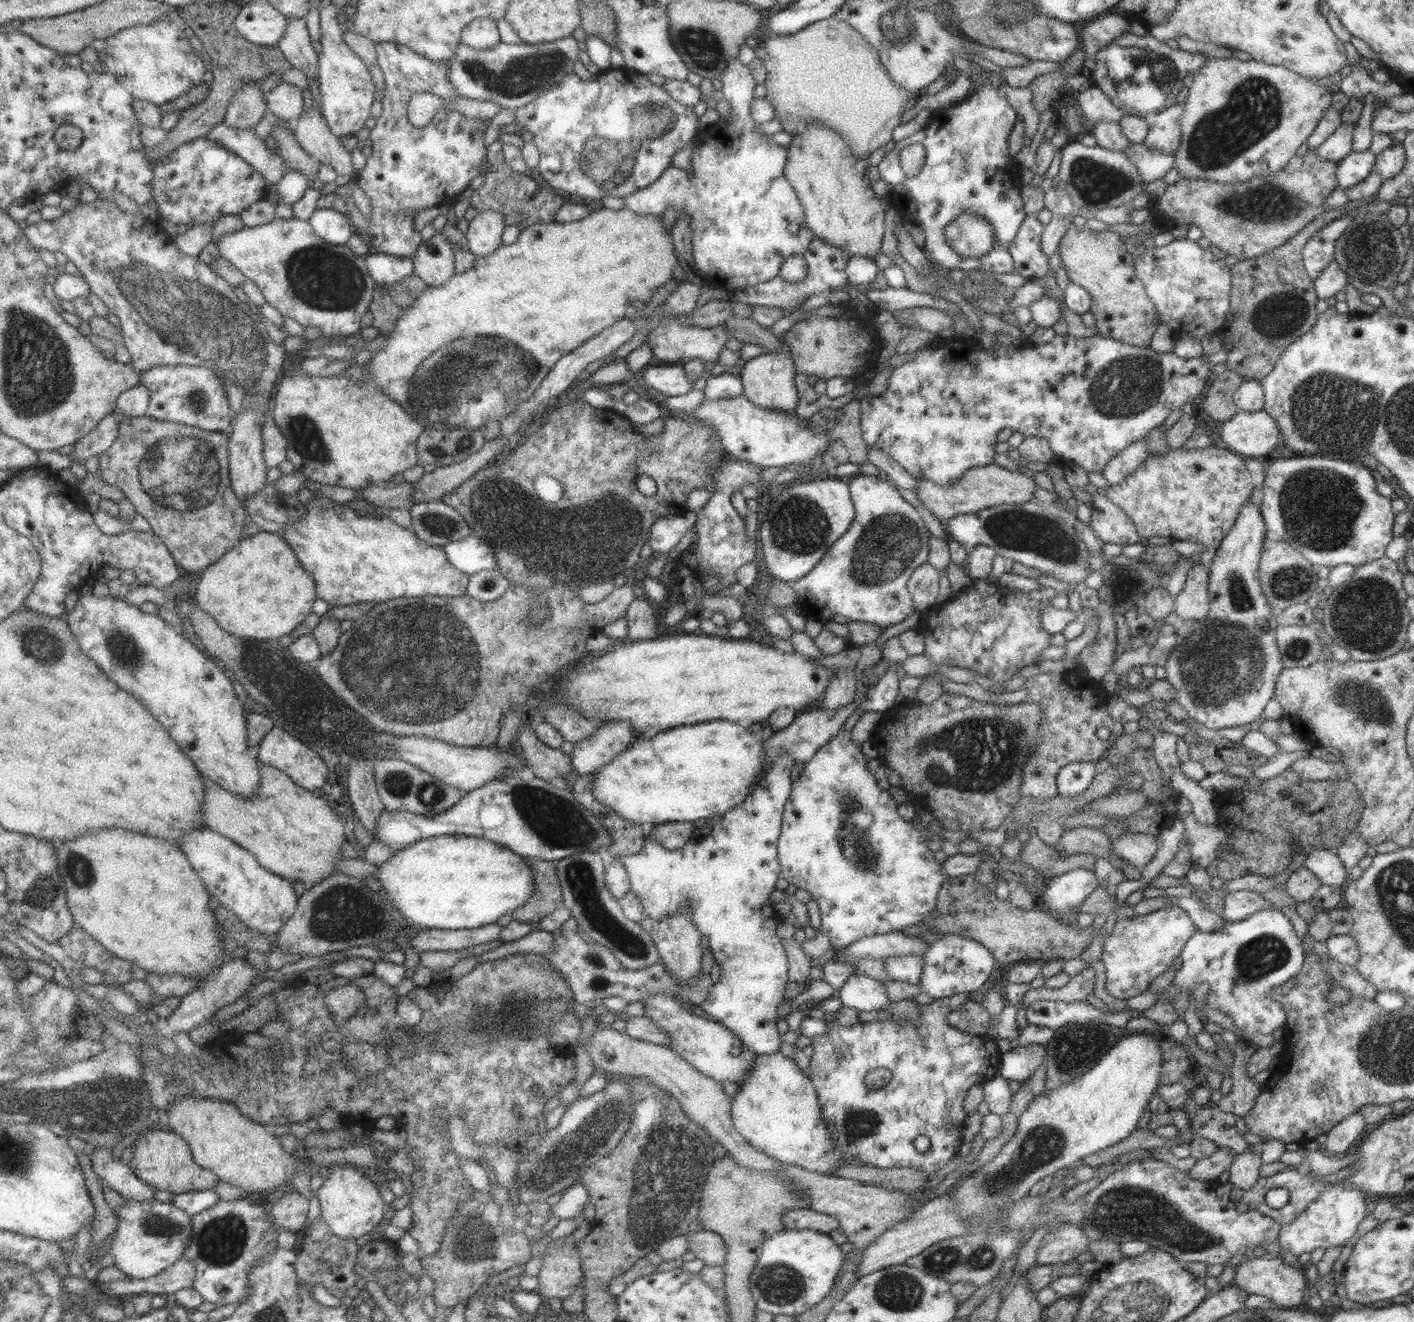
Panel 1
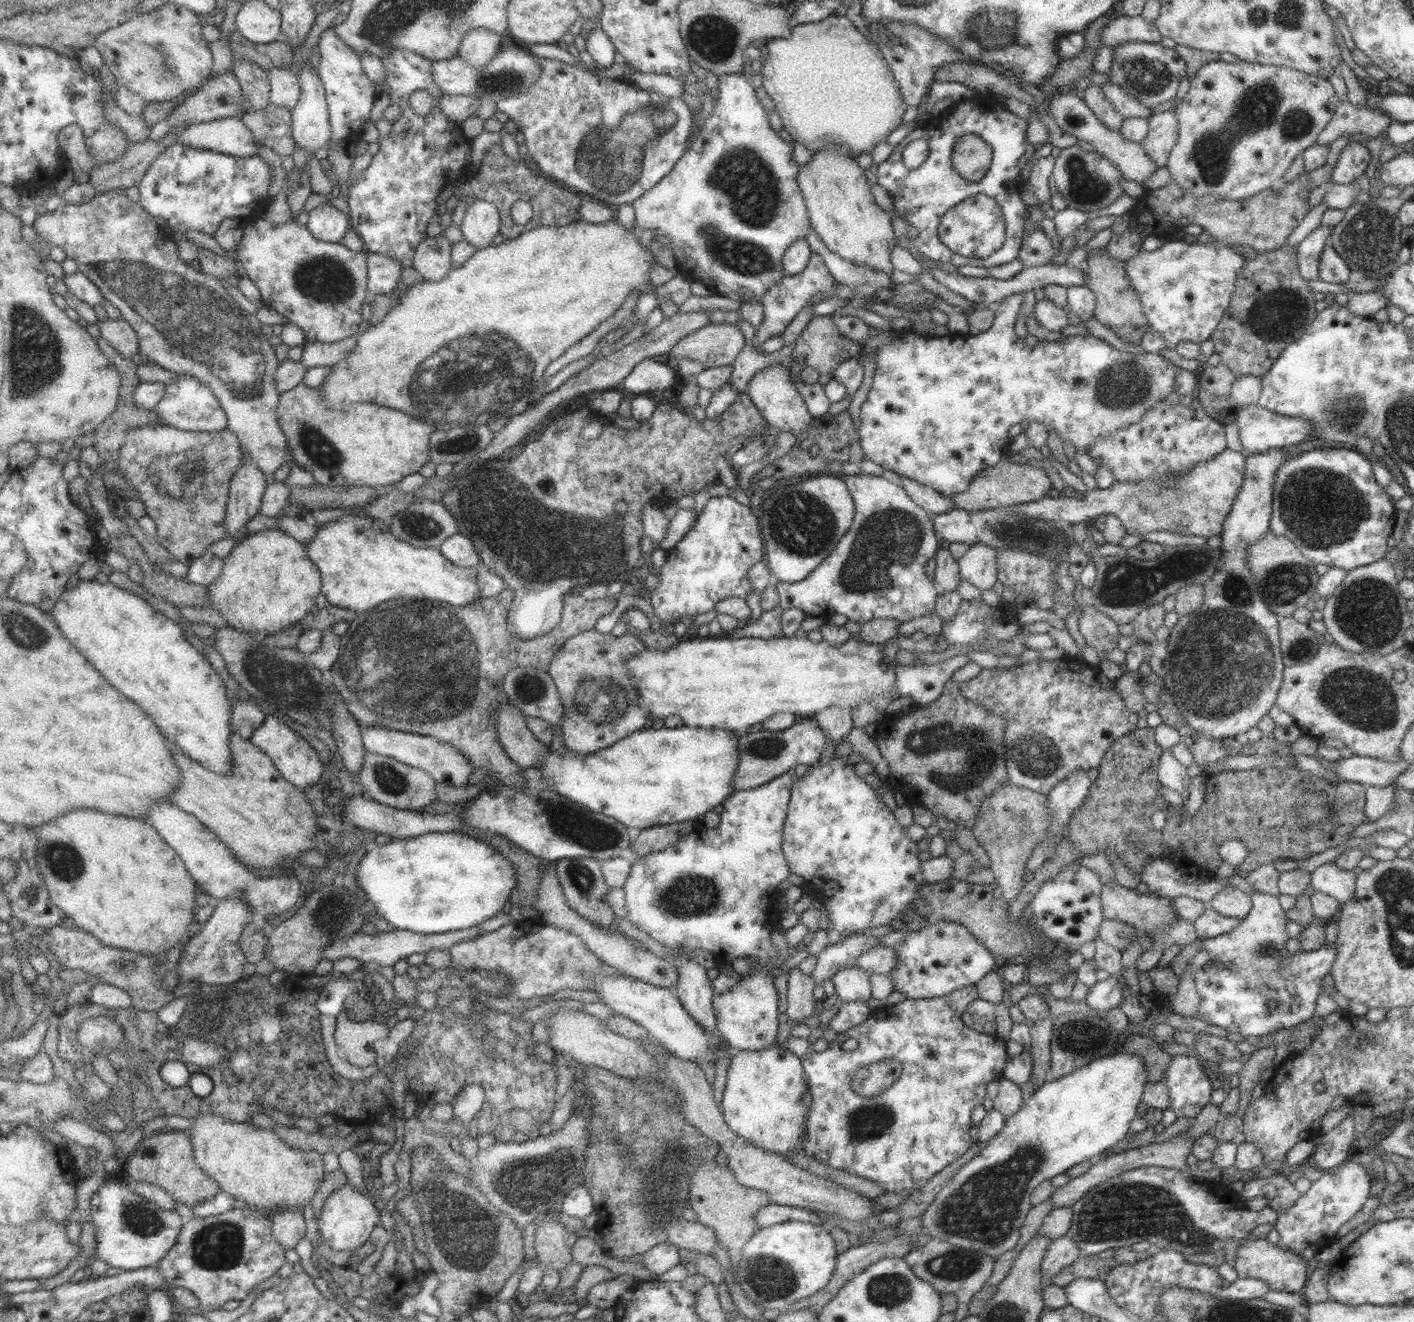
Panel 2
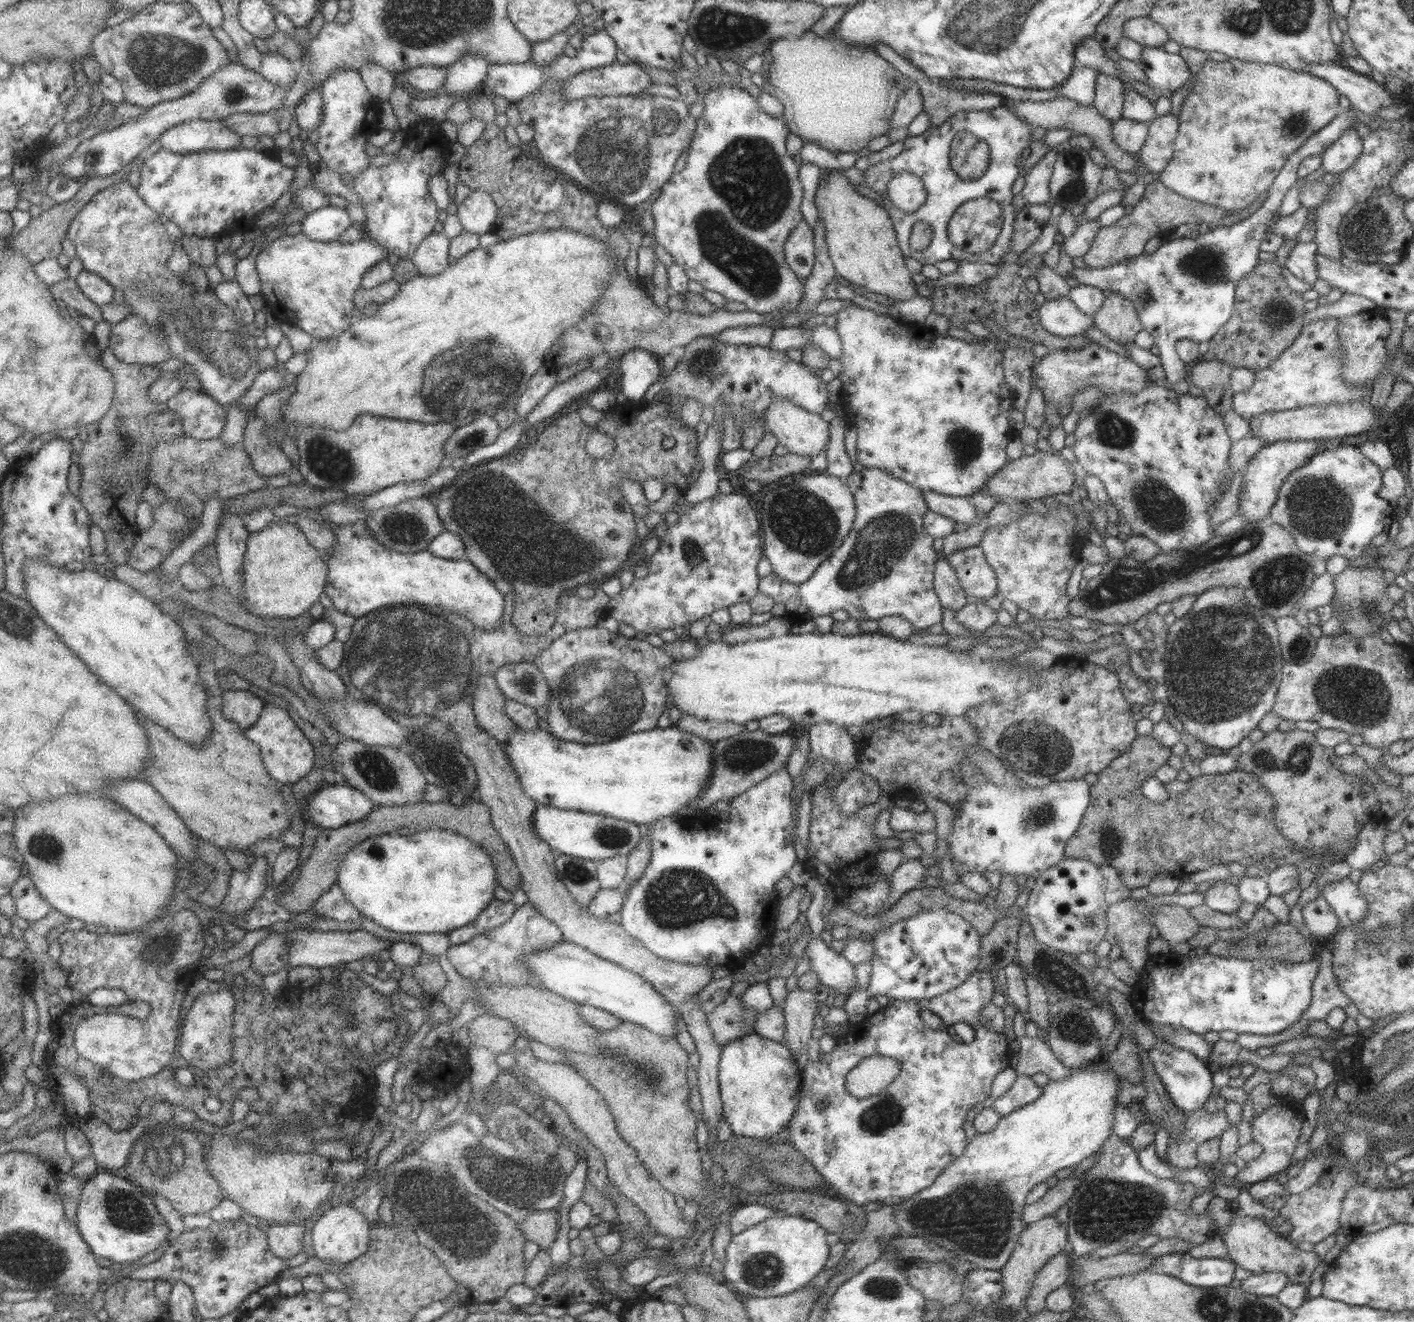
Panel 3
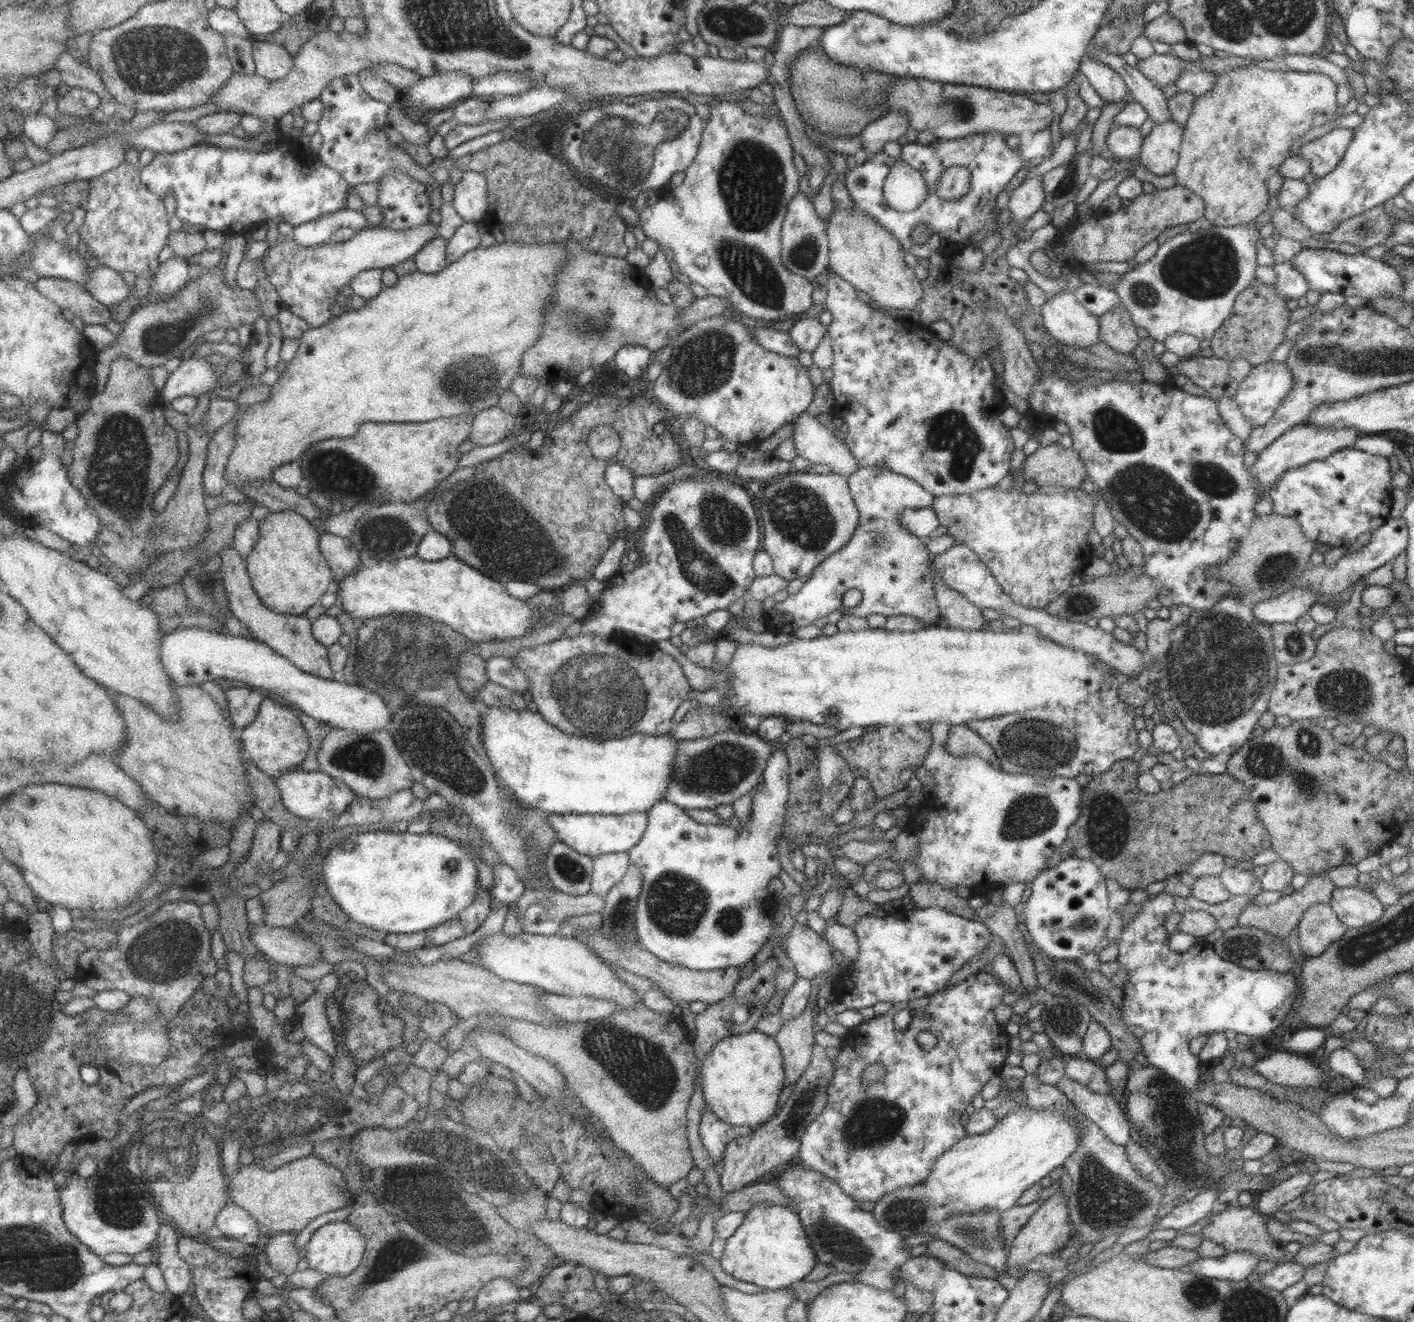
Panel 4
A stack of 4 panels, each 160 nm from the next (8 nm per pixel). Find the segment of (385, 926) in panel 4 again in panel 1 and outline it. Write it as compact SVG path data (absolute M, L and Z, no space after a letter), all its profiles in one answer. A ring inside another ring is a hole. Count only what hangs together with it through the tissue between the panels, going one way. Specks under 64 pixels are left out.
M457 834L433 836L431 838L419 840L407 848L394 851L391 858L387 858L384 863L377 867L377 873L375 873L374 878L379 882L381 892L387 896L391 904L398 910L399 916L403 916L407 922L411 922L411 924L415 924L415 926L419 926L419 928L447 931L480 928L497 923L497 920L499 920L501 916L505 916L506 914L511 915L515 909L523 907L523 905L529 901L529 897L531 897L531 893L533 893L533 885L535 885L535 882L533 882L533 875L531 875L529 866L525 864L523 857L517 856L515 852L511 852L508 848L494 843L493 841Z

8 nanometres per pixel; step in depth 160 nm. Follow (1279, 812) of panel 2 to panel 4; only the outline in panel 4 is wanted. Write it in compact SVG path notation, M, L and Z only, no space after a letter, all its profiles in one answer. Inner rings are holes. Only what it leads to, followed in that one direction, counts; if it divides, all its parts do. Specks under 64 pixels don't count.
M1130 759L1117 760L1111 768L1093 776L1085 790L1082 789L1081 806L1076 821L1068 828L1067 838L1053 855L1045 868L1051 868L1065 858L1092 861L1106 879L1111 879L1131 891L1143 891L1147 885L1167 879L1169 876L1187 871L1193 860L1203 853L1221 855L1228 862L1250 862L1253 857L1270 848L1270 836L1261 824L1255 803L1247 795L1243 783L1229 773L1199 774L1184 778L1172 787L1147 795L1138 788L1137 762Z

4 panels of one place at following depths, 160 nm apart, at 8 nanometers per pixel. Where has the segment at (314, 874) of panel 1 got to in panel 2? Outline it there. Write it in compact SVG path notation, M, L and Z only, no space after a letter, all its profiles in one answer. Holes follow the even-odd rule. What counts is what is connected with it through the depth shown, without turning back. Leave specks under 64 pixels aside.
M239 732L232 734L231 744L234 774L217 774L173 744L171 752L182 772L181 784L172 795L173 802L216 832L248 867L278 868L284 860L298 862L303 852L315 848L315 839L319 837L317 812L304 790L281 774L264 749L245 740Z

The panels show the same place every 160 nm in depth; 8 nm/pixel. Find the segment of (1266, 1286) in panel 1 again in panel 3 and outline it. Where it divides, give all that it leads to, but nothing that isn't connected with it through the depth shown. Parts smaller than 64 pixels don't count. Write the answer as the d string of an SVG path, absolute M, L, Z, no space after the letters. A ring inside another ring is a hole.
M1232 1215L1227 1232L1221 1240L1226 1246L1227 1259L1239 1268L1249 1270L1251 1274L1281 1272L1288 1283L1308 1283L1313 1269L1322 1261L1313 1251L1303 1251L1295 1242L1279 1237L1274 1229L1267 1226L1267 1221L1257 1217Z

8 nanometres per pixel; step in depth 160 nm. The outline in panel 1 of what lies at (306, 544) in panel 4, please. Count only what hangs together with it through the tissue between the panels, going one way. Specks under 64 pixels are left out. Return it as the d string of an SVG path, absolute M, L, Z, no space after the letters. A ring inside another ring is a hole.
M261 531L244 537L239 545L230 550L219 562L208 566L196 585L195 598L200 607L208 612L227 632L247 640L277 640L291 634L313 612L317 600L317 583L311 572L304 567L291 544L279 533Z

